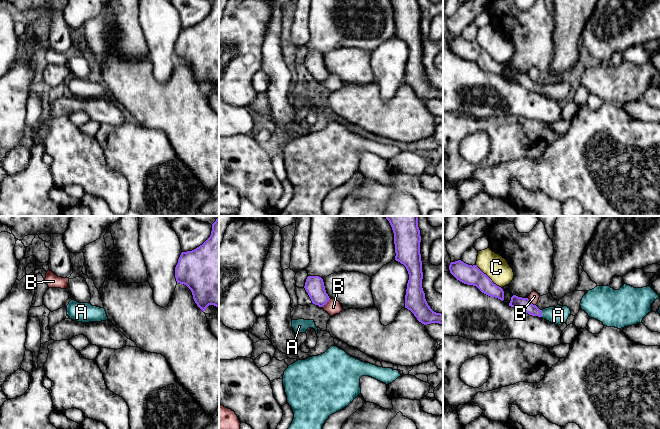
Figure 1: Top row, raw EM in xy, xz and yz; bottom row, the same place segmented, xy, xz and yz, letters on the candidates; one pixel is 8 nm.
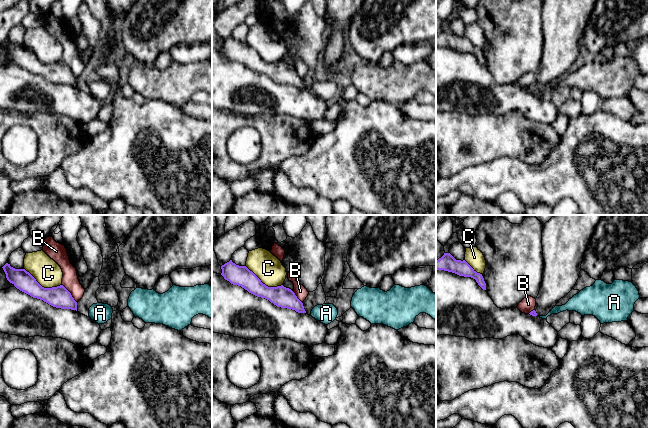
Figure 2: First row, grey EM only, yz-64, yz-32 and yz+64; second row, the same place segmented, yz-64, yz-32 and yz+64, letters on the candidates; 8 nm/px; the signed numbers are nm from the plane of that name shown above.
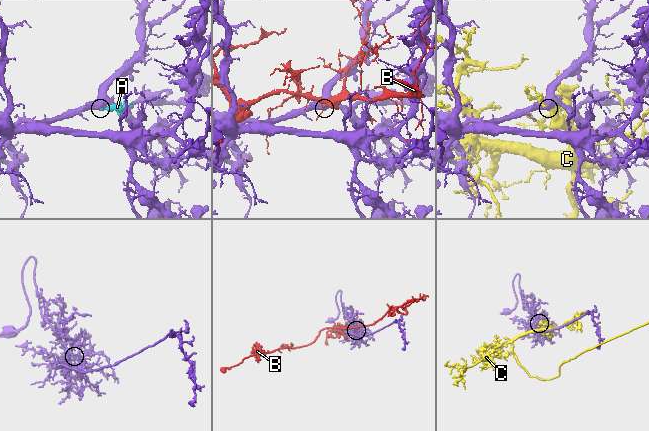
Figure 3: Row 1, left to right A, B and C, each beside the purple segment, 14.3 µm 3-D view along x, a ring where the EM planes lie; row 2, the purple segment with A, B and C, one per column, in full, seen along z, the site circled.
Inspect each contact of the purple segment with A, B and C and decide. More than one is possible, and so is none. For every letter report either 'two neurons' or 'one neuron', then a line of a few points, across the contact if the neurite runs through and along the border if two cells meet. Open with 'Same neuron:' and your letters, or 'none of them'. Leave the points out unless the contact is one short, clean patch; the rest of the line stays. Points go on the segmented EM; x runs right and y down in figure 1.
Same neuron: A
A: one neuron | yz (522, 303), (541, 314), (558, 315)
B: two neurons
C: two neurons

